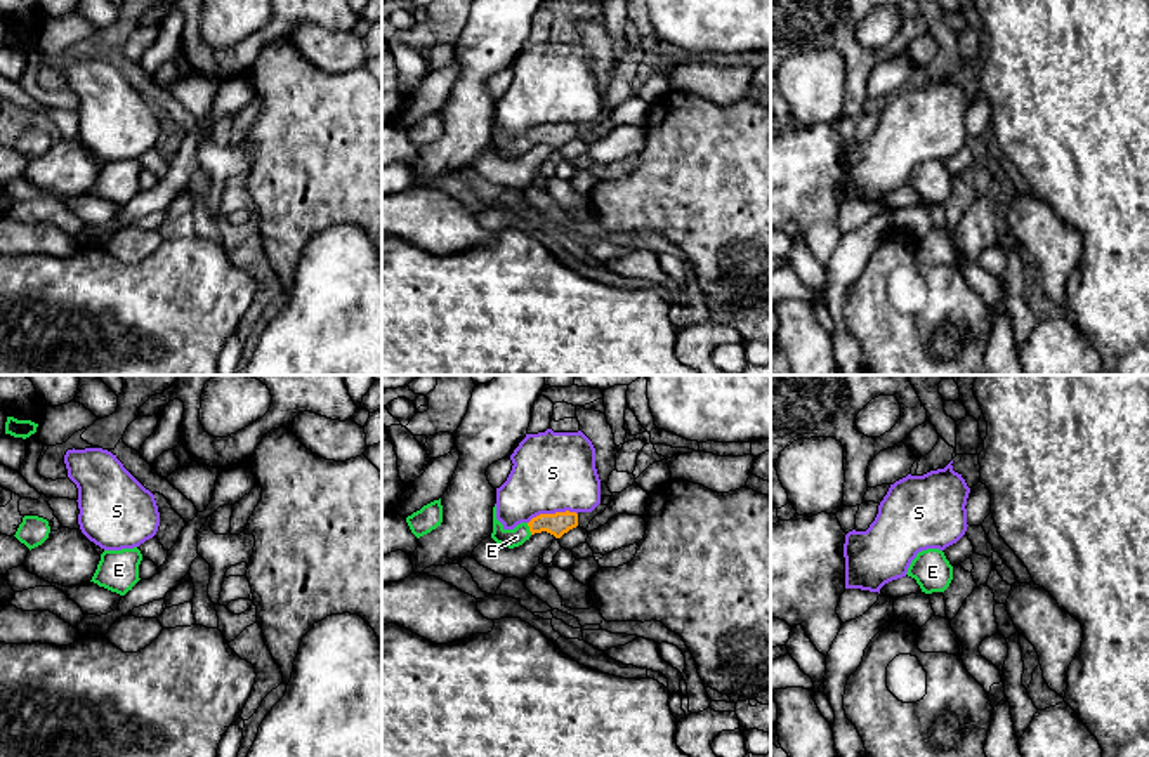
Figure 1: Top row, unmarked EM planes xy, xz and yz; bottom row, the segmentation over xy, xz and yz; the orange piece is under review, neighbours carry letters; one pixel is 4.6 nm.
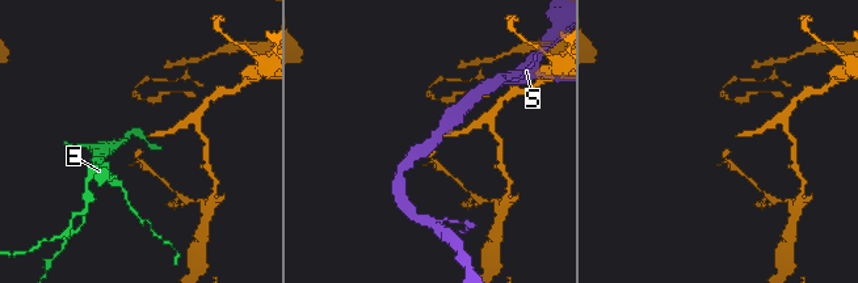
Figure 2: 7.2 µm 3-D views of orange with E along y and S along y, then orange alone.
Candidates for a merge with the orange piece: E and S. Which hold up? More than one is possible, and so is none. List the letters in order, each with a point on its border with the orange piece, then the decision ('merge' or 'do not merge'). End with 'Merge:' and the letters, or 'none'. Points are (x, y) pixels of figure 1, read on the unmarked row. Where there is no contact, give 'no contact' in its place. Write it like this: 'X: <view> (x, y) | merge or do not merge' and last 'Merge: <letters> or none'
E: xz (530, 139) | merge
S: xz (552, 125) | do not merge
Merge: E

